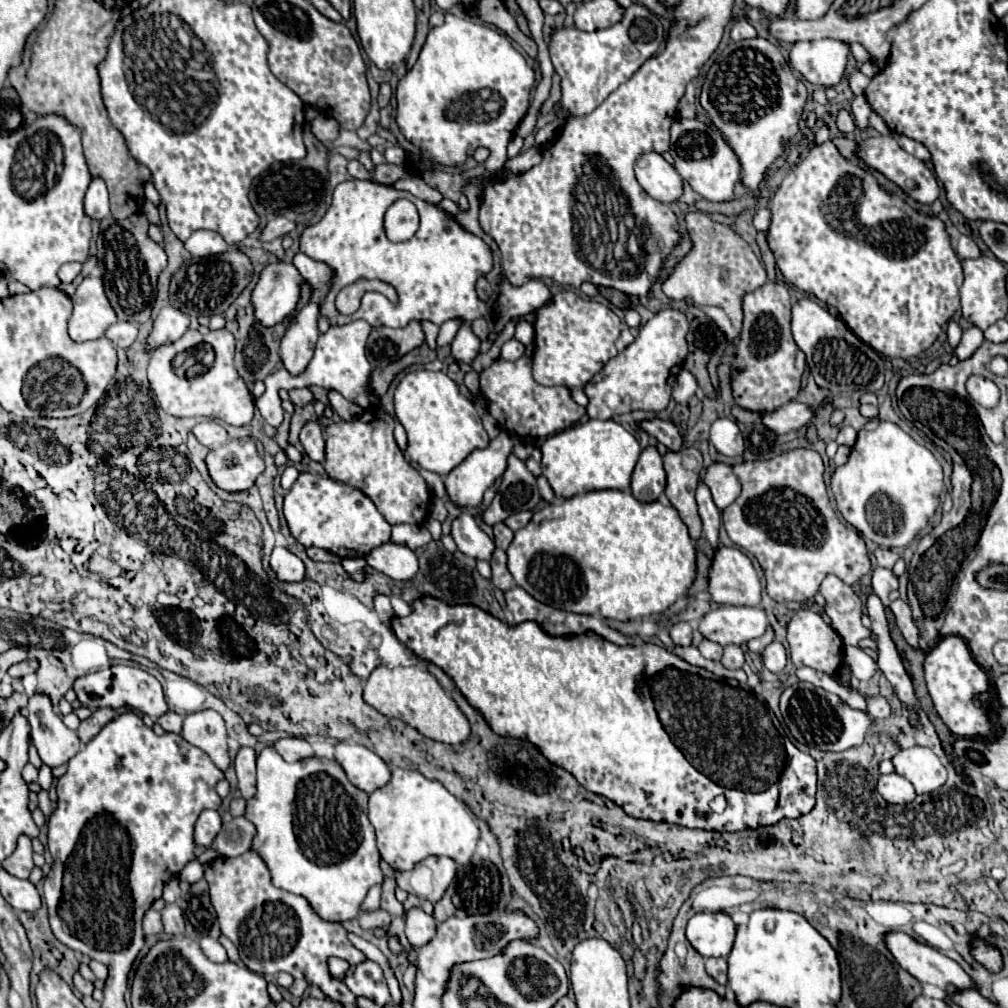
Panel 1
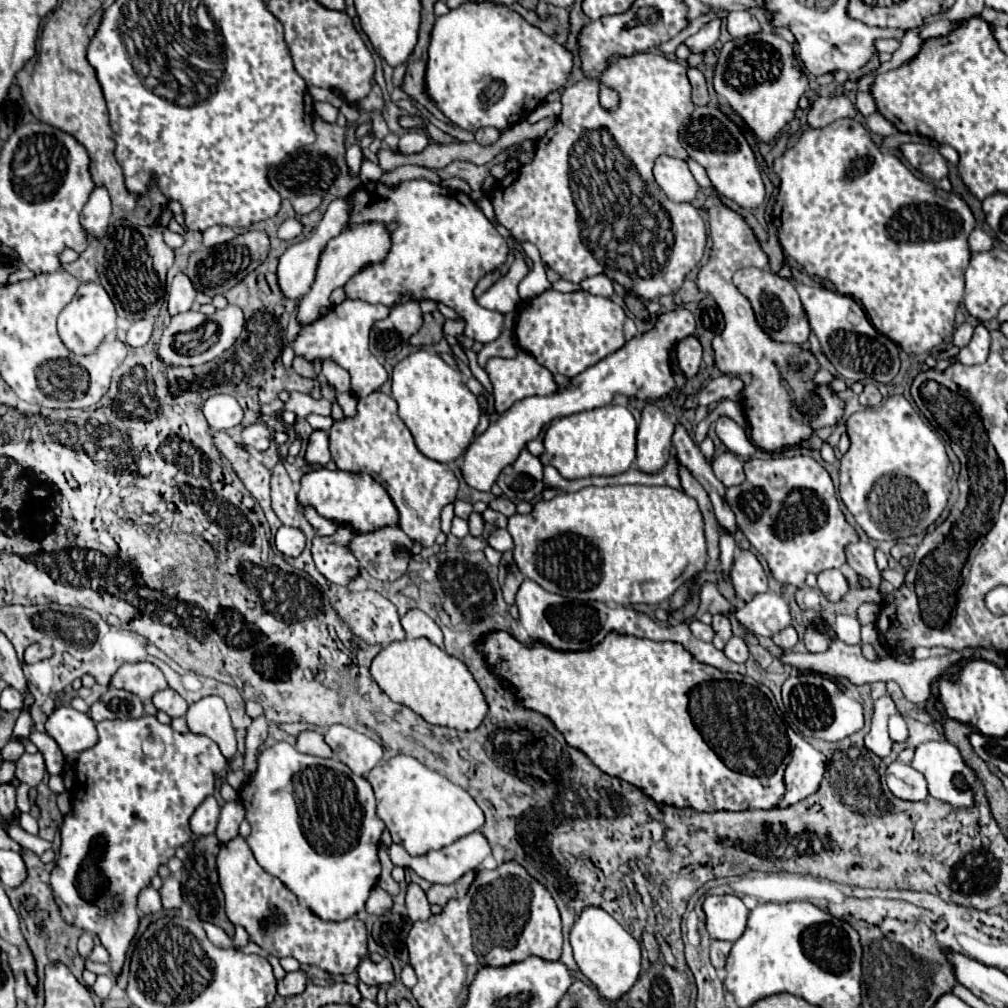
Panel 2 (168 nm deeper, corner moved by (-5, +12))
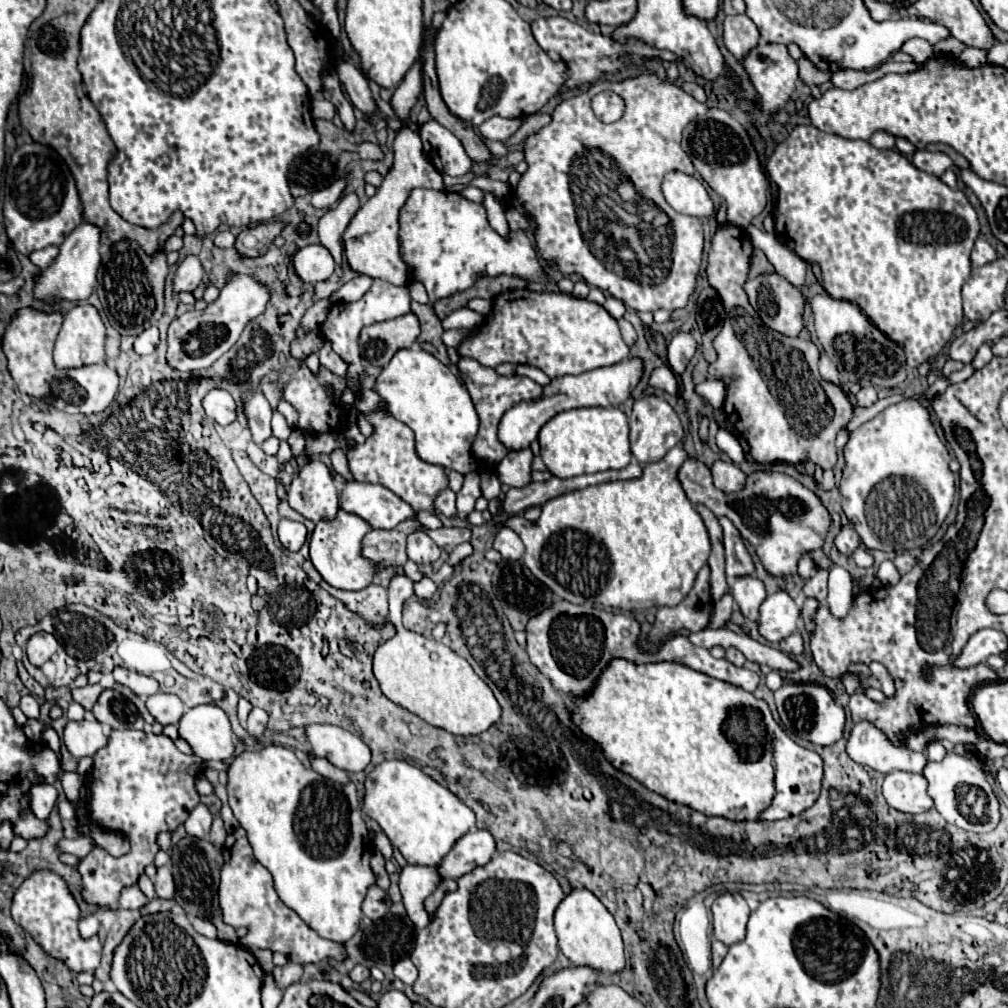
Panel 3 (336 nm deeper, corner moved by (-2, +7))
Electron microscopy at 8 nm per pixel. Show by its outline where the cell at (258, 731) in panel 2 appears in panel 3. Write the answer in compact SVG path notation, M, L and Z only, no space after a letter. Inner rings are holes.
M254 708L254 710L250 712L250 716L248 716L248 726L246 726L246 730L248 730L250 736L260 738L260 736L266 732L266 724L268 724L268 714L266 714L262 708Z

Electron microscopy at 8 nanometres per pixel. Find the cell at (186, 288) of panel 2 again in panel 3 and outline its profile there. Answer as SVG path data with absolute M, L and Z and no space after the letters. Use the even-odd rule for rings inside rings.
M186 256L176 270L172 282L172 298L178 302L182 292L194 292L202 282L202 278L204 278L204 270L200 266L200 260L196 256Z

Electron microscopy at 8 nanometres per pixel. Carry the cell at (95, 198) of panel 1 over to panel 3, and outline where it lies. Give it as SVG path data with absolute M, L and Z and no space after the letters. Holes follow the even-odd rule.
M82 222L66 236L66 240L60 244L60 254L56 262L40 272L38 284L36 284L36 298L52 304L54 298L62 300L86 300L94 286L96 286L96 270L100 266L100 228L90 222Z

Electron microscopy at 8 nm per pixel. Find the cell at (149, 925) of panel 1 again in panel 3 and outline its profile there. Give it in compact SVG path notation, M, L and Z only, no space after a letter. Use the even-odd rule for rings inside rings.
M130 886L122 892L122 898L120 898L120 908L126 908L126 910L140 910L142 906L146 906L150 900L142 894L142 890L138 886Z

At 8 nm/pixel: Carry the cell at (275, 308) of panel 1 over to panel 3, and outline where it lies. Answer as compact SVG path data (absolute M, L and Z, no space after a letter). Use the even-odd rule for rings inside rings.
M304 246L294 254L296 276L306 284L326 280L334 272L334 258L324 246Z

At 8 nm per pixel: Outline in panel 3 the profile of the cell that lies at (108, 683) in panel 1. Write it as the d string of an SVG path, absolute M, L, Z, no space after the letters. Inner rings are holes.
M114 668L114 680L126 688L130 688L138 696L152 696L158 692L158 682L152 676L144 676L126 668Z

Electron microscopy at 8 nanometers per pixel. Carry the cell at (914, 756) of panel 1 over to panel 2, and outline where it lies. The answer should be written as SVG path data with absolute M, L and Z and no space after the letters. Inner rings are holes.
M925 741L917 745L913 767L925 775L929 795L953 805L955 809L971 809L975 805L975 793L983 789L983 783L977 779L977 773L965 763L959 749L949 741Z

